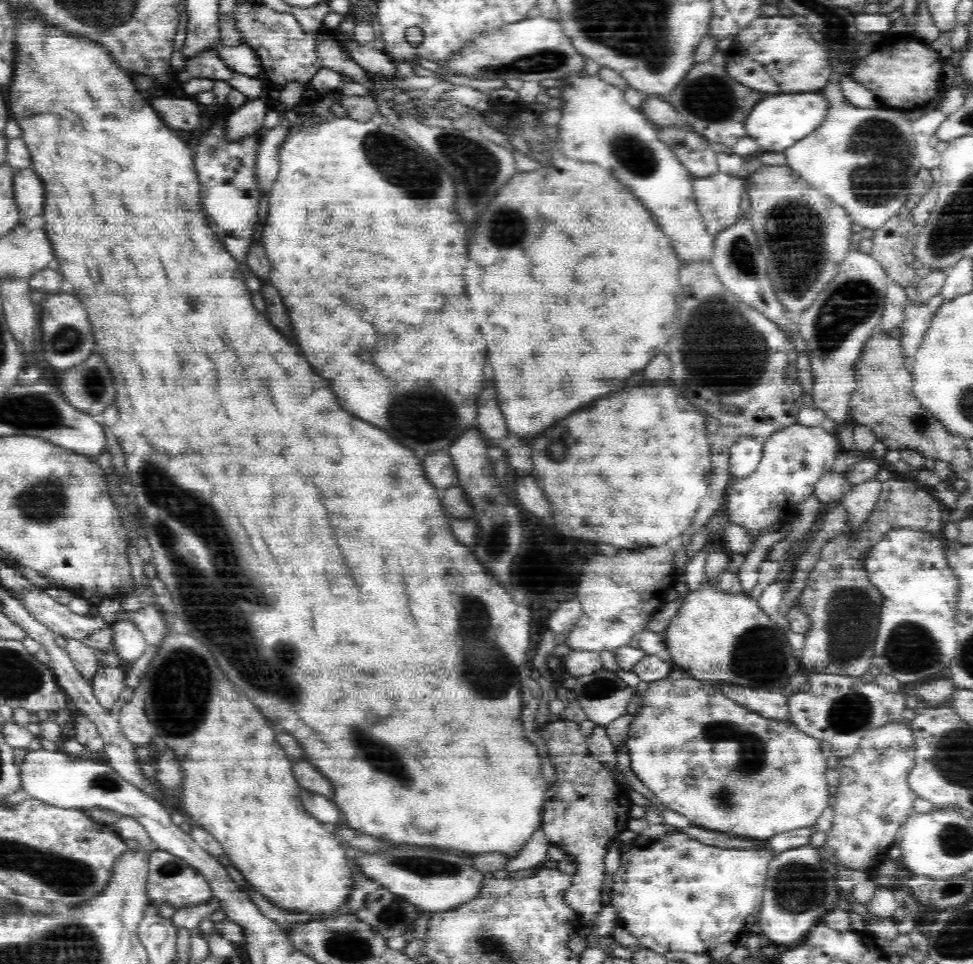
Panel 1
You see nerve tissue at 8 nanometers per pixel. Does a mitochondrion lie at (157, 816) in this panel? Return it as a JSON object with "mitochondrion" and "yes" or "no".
{"mitochondrion":"no"}

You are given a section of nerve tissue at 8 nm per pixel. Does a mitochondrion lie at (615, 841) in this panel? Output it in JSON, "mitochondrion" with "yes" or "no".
{"mitochondrion":"no"}

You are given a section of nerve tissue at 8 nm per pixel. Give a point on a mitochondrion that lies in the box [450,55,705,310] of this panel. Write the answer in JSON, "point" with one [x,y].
{"point":[637,157]}

